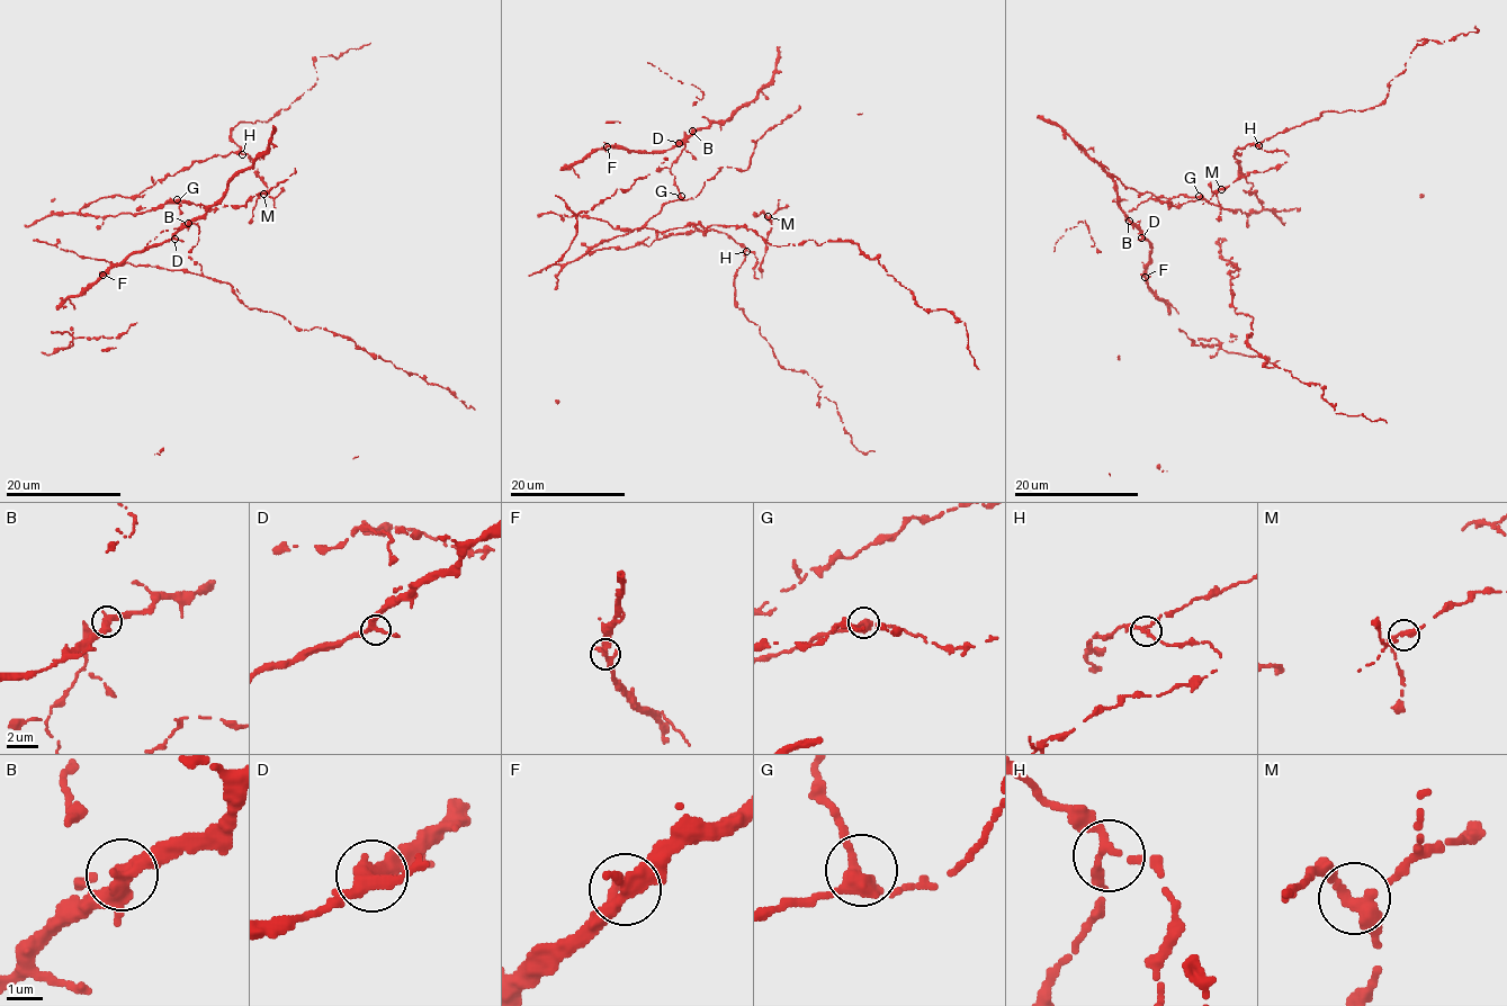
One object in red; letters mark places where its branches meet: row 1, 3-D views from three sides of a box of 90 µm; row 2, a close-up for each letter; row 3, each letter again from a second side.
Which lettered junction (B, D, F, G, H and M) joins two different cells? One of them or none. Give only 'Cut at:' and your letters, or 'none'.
Cut at: none

